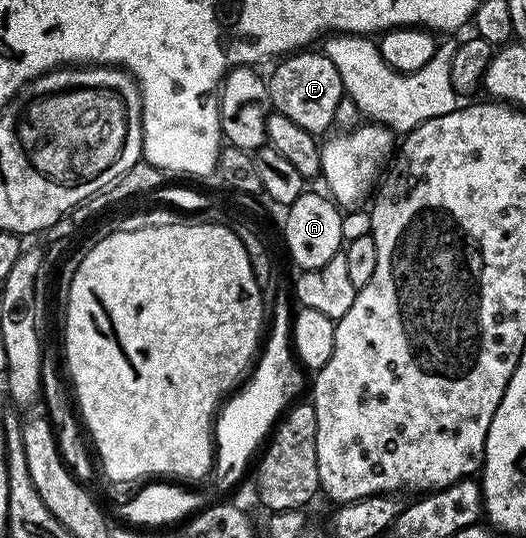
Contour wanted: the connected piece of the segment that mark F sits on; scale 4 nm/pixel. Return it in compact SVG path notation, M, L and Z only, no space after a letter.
M294 52L276 63L278 66L274 68L273 75L267 78L269 100L276 113L295 120L299 128L307 128L307 132L314 136L321 136L325 129L332 127L335 120L335 108L343 95L341 77L327 55L323 52L309 53L313 52Z

